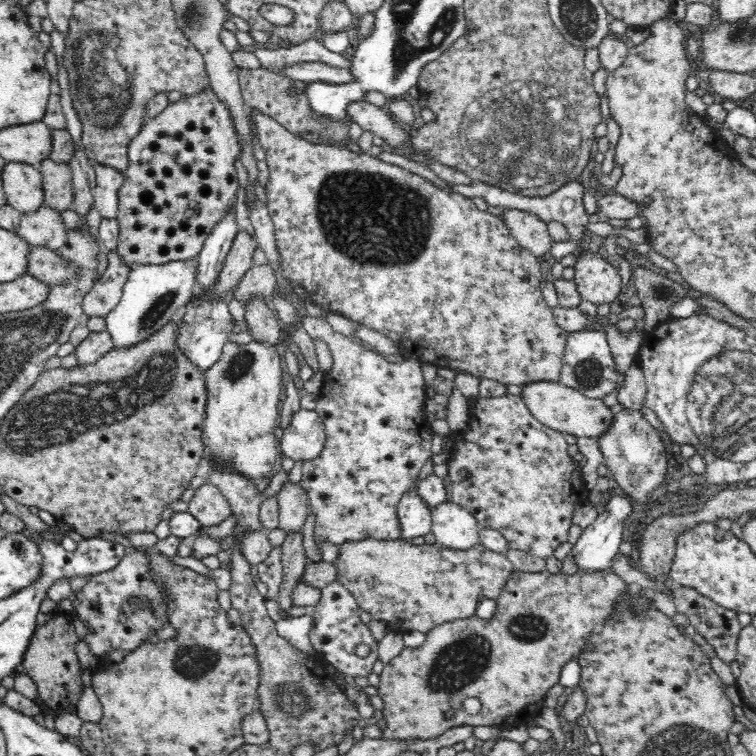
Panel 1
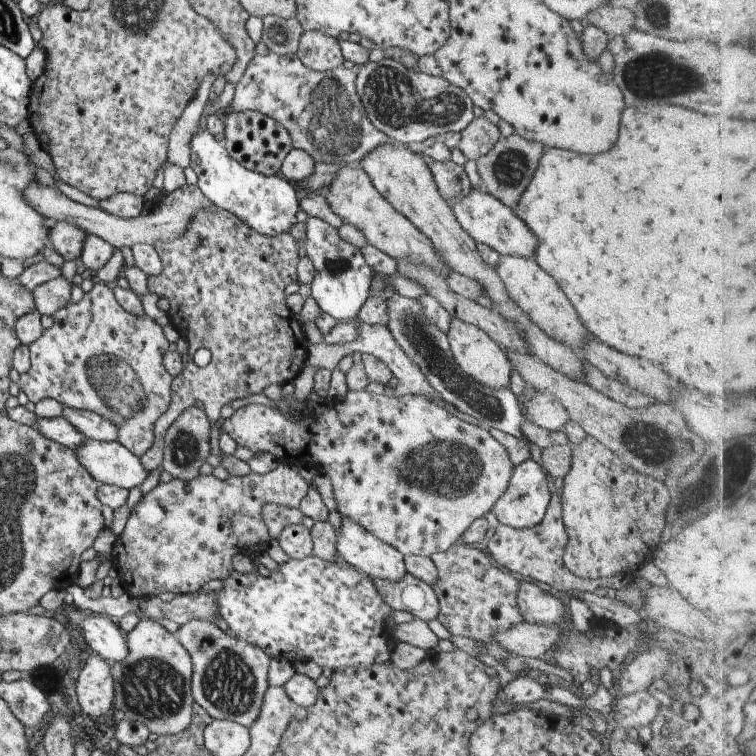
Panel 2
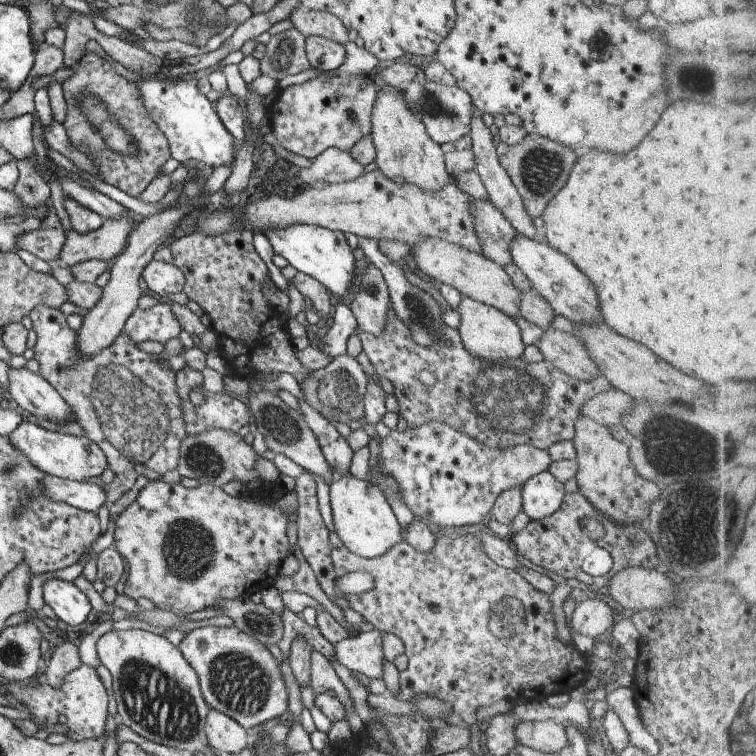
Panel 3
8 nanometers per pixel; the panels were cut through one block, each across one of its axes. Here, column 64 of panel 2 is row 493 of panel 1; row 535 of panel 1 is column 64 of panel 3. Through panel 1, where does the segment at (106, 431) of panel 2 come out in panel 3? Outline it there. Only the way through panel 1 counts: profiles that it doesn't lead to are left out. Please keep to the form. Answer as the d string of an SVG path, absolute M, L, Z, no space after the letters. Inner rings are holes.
M23 366L8 371L6 397L11 405L33 420L46 420L63 426L70 422L69 406L38 373L31 373Z

